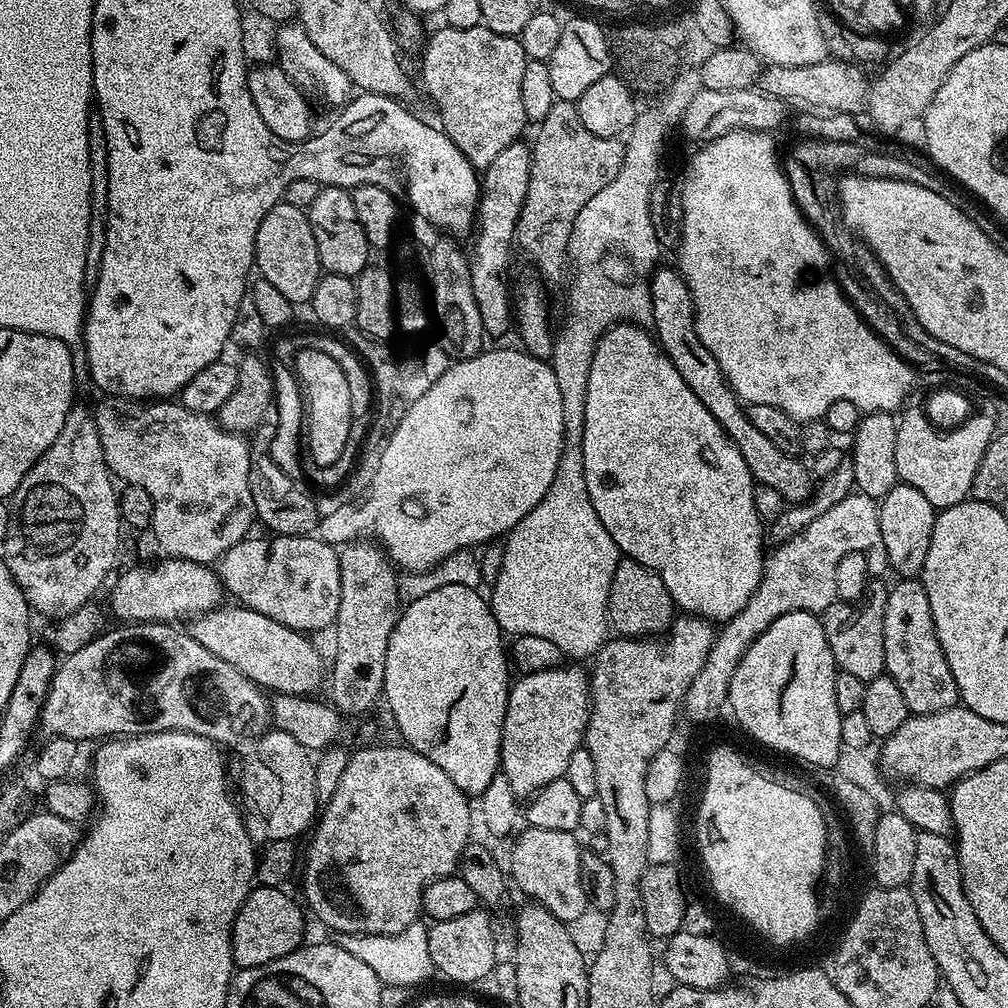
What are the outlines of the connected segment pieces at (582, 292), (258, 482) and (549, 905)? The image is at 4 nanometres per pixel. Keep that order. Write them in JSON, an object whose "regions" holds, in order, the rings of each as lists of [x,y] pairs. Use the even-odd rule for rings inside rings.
{"regions":[[[[699,75],[683,76],[659,93],[645,112],[644,109],[637,111],[636,120],[626,136],[624,161],[622,170],[618,170],[618,178],[614,178],[610,186],[602,186],[602,190],[598,190],[598,194],[594,194],[594,198],[582,206],[570,230],[567,263],[570,272],[572,268],[572,281],[568,284],[568,317],[555,333],[550,357],[554,378],[558,378],[558,391],[562,393],[562,458],[558,460],[558,474],[554,474],[554,482],[550,482],[545,498],[505,535],[500,568],[492,581],[492,596],[488,601],[503,633],[515,637],[533,634],[538,638],[549,639],[565,657],[570,656],[568,658],[572,660],[589,659],[607,643],[610,634],[610,583],[622,559],[620,549],[595,513],[586,487],[582,438],[586,426],[586,386],[590,382],[590,362],[594,358],[596,343],[612,325],[627,322],[648,326],[652,323],[650,282],[652,273],[658,267],[656,259],[660,256],[662,242],[654,234],[654,222],[650,222],[650,190],[662,176],[660,159],[664,156],[664,135],[671,124],[672,127],[679,125],[684,107],[700,89]]],[[[265,422],[256,429],[250,440],[250,451],[253,455],[250,466],[250,494],[256,507],[255,519],[260,520],[269,529],[269,533],[278,536],[307,536],[317,531],[316,504],[302,489],[292,489],[294,480],[282,472],[273,471],[269,456],[269,444],[273,434],[273,425]]],[[[525,827],[512,841],[512,872],[510,868],[510,876],[516,879],[516,884],[525,892],[529,901],[540,904],[546,910],[550,910],[550,914],[554,914],[554,918],[565,922],[573,922],[584,911],[589,911],[588,895],[586,890],[582,890],[582,866],[580,865],[580,853],[582,844],[578,841],[576,832],[563,832],[562,830],[542,830],[541,828]]]]}

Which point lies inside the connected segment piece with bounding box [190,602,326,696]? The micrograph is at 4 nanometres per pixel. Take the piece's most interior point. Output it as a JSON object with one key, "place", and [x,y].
{"place":[282,661]}

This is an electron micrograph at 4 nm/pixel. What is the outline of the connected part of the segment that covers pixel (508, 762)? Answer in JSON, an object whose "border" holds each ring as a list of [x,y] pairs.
{"border":[[[572,662],[567,666],[551,668],[550,670],[542,670],[541,672],[526,672],[519,678],[520,681],[513,683],[508,690],[508,701],[506,702],[506,718],[502,722],[502,742],[500,743],[500,767],[502,773],[509,780],[510,786],[513,787],[513,793],[518,798],[531,798],[536,795],[536,791],[542,786],[546,786],[555,780],[564,779],[566,774],[566,765],[570,763],[570,757],[574,754],[574,750],[582,747],[584,739],[584,731],[588,725],[588,709],[590,707],[590,676],[587,671],[584,672],[579,668],[579,663]]]}

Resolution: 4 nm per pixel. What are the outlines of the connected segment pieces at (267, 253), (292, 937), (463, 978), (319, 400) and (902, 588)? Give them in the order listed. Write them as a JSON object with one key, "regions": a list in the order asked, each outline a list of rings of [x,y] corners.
{"regions":[[[[285,202],[278,203],[272,207],[266,214],[266,218],[262,218],[262,226],[258,226],[254,250],[256,251],[254,268],[258,273],[259,279],[271,282],[294,306],[307,305],[311,301],[314,290],[320,281],[322,269],[318,258],[318,246],[314,246],[314,230],[310,230],[310,222],[305,209]]],[[[253,887],[232,923],[232,962],[237,969],[262,966],[296,951],[305,943],[305,909],[287,896],[284,888]]],[[[477,906],[470,914],[458,914],[458,918],[435,921],[428,928],[428,945],[433,969],[441,972],[456,984],[476,984],[493,975],[498,963],[496,957],[496,932],[492,920],[483,907]]],[[[302,349],[296,353],[294,357],[294,373],[299,381],[300,393],[303,396],[303,407],[306,409],[306,456],[312,459],[311,463],[315,467],[330,466],[330,462],[338,462],[338,458],[342,454],[342,450],[350,442],[350,435],[353,433],[351,428],[352,415],[350,414],[350,392],[346,387],[346,378],[342,375],[342,370],[338,366],[338,362],[334,362],[334,358],[330,358],[327,354],[322,354],[322,350]]],[[[900,578],[895,582],[897,584],[893,588],[887,589],[888,605],[884,615],[885,673],[894,682],[898,682],[898,690],[902,690],[902,698],[906,698],[906,706],[911,715],[925,716],[947,708],[955,708],[961,703],[958,682],[954,682],[950,662],[946,662],[946,654],[938,642],[938,634],[930,610],[930,598],[926,598],[923,583],[916,578]]]]}

